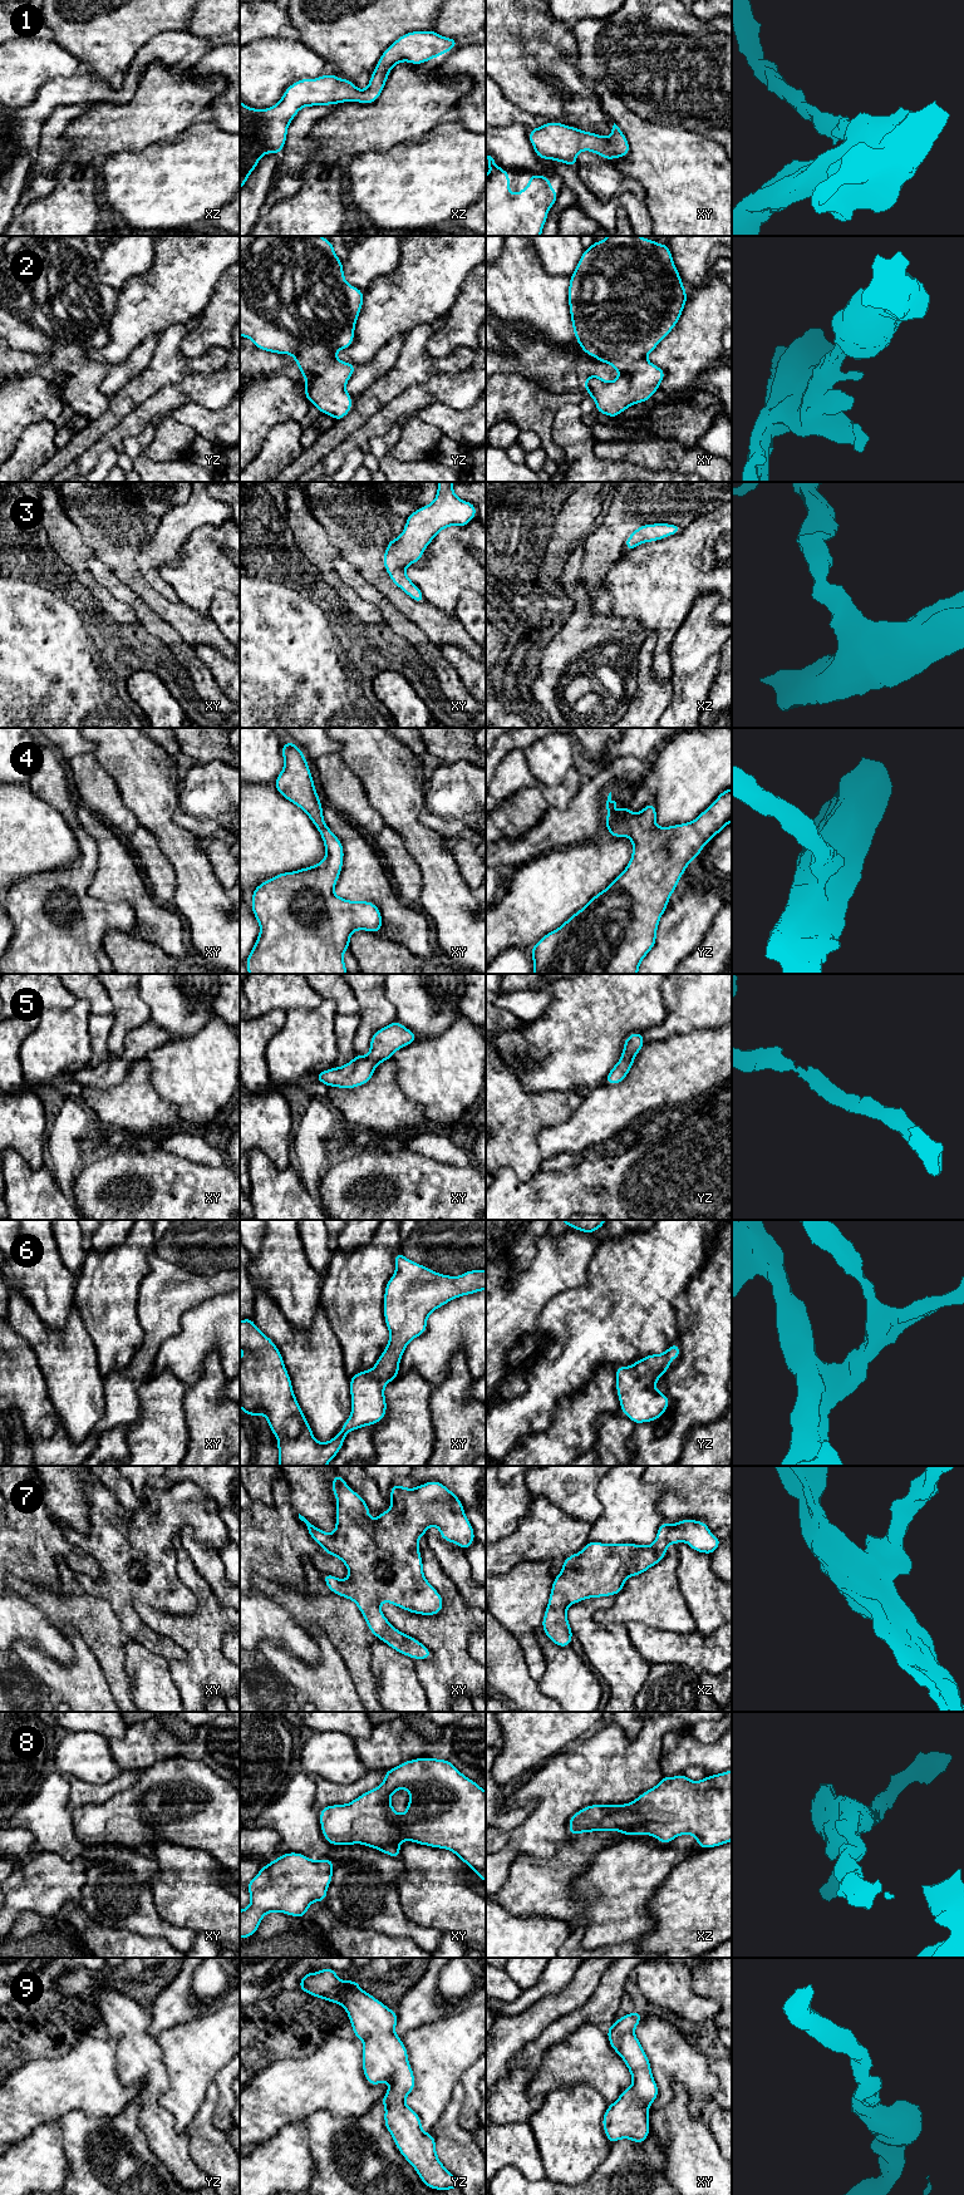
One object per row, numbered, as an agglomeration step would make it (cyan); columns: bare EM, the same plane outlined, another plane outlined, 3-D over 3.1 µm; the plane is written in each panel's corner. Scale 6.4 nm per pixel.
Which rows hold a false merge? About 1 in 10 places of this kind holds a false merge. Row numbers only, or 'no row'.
no row

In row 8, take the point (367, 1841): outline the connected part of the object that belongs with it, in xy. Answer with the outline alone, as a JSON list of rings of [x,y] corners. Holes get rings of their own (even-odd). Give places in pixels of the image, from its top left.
[[[422,1757],[402,1762],[385,1771],[384,1782],[374,1790],[349,1803],[323,1807],[320,1826],[330,1845],[363,1844],[395,1859],[400,1859],[402,1841],[447,1849],[486,1883],[486,1791],[448,1760]],[[400,1788],[410,1795],[403,1815],[390,1803],[392,1795]]]

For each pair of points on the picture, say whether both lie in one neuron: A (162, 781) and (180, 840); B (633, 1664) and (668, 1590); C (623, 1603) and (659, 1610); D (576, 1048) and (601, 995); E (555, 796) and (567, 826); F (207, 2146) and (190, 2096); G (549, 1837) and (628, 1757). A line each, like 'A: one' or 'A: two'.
A: one
B: two
C: one
D: one
E: two
F: two
G: one

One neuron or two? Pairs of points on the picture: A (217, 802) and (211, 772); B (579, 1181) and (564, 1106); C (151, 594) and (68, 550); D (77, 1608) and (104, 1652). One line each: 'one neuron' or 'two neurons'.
A: one neuron
B: two neurons
C: two neurons
D: one neuron

